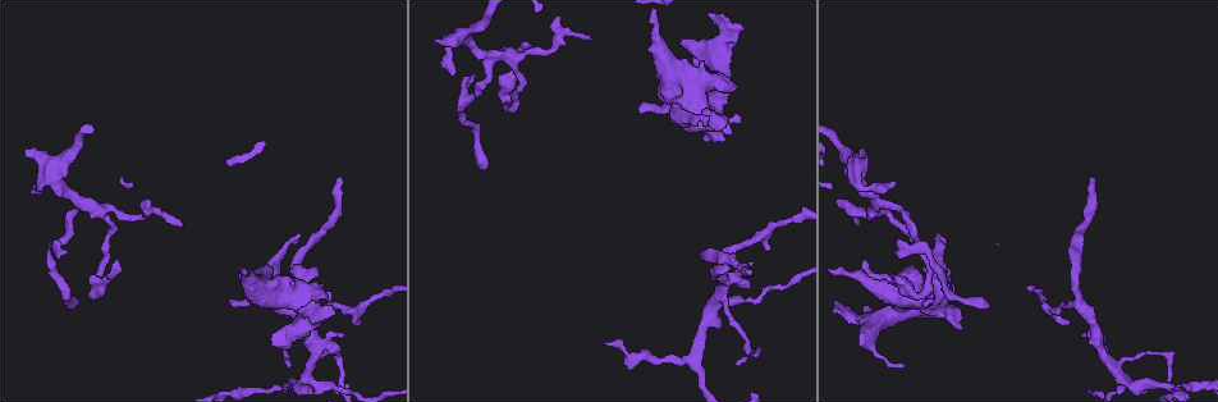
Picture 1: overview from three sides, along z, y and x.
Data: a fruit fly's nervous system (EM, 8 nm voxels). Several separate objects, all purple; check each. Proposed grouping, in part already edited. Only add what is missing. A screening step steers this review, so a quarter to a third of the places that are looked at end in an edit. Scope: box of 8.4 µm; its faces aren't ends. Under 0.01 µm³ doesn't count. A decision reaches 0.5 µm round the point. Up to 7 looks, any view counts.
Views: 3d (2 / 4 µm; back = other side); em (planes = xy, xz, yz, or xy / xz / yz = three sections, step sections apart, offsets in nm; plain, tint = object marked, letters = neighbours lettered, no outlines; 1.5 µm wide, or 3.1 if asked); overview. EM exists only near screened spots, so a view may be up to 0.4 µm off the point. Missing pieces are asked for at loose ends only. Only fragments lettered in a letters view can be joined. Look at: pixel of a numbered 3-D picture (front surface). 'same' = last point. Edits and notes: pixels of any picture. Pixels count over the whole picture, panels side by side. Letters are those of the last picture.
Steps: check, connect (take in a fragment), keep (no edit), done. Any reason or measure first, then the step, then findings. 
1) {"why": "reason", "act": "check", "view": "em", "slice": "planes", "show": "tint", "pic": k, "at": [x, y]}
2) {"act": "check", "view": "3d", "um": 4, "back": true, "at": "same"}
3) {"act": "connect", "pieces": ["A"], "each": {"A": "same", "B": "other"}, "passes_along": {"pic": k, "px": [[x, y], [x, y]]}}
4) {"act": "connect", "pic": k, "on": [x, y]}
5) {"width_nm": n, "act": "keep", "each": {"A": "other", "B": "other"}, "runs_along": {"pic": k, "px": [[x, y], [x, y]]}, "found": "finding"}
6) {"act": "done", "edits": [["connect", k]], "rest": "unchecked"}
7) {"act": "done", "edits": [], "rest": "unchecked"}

{"why": "long arm stops here", "act": "check", "view": "em", "slice": "yz", "step": 8, "show": "letters", "pic": 1, "at": [1093, 180]}

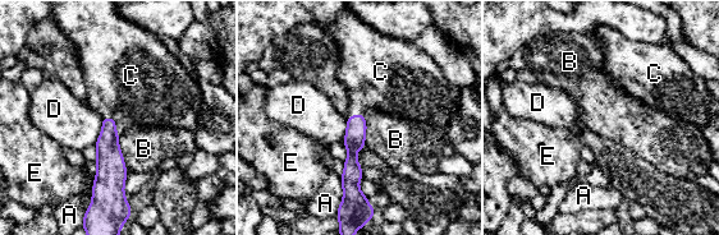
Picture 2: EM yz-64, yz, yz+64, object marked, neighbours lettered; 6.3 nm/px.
{"act": "check", "view": "em", "slice": "planes", "show": "letters", "at": "same"}

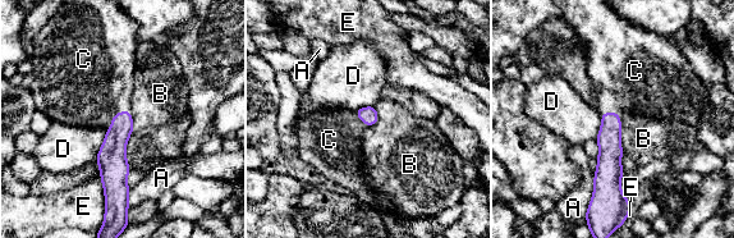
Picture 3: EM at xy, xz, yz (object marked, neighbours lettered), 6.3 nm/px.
{"act": "connect", "pieces": ["C"], "each": {"A": "other", "B": "other", "C": "same", "D": "other", "E": "other"}, "passes_along": {"pic": 3, "px": [[111, 155], [114, 115], [88, 85]]}, "found": "it goes on there"}

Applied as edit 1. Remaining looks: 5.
{"act": "check", "view": "overview"}

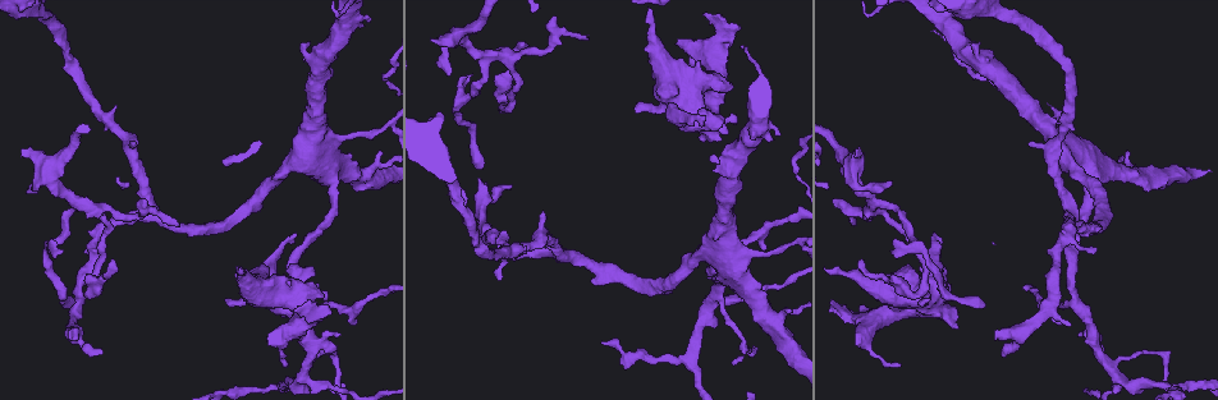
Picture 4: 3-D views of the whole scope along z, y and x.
{"why": "branch stops here", "act": "check", "view": "em", "slice": "xz", "step": 4, "show": "letters", "pic": 4, "at": [702, 119]}

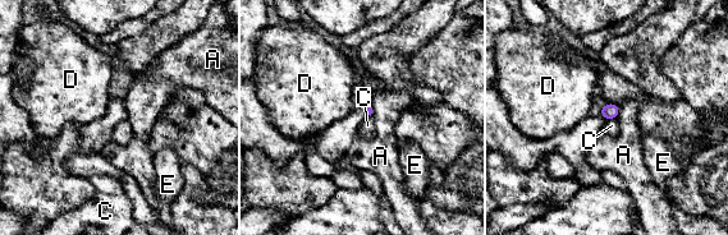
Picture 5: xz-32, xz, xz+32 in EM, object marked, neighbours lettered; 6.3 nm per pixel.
{"act": "keep", "each": {"A": "other", "C": "other", "D": "other", "E": "other"}, "found": "no lettered fragment goes on from it"}

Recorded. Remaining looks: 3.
{"why": "branch stops here", "act": "check", "view": "3d", "um": 2, "pic": 4, "at": [434, 38]}

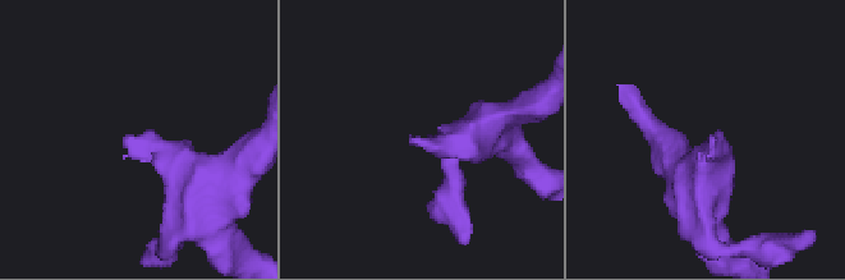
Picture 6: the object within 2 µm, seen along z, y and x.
{"why": "need the tissue", "act": "check", "view": "em", "slice": "planes", "show": "plain", "pic": 6, "at": [711, 139]}

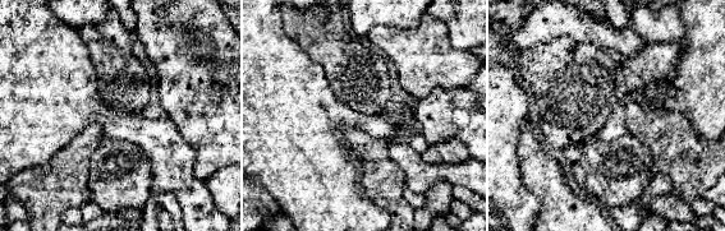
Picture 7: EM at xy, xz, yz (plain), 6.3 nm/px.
{"why": "see the neighbours", "act": "check", "view": "em", "slice": "planes", "show": "letters", "at": "same"}

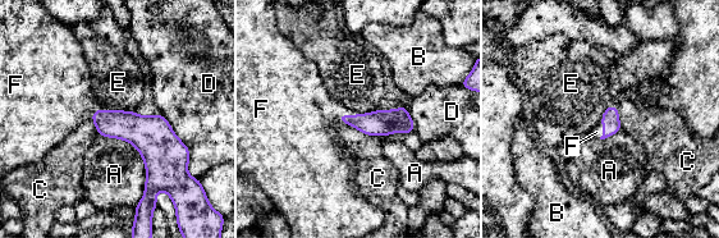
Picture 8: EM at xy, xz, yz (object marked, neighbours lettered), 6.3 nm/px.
{"act": "connect", "pieces": ["F"], "each": {"A": "other", "B": "other", "C": "other", "D": "other", "E": "other", "F": "same"}, "passes_along": {"pic": 8, "px": [[383, 122], [347, 115], [307, 111]]}, "found": "the neuron continues"}

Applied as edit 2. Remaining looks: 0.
{"act": "done", "edits": [["connect", 3], ["connect", 8]], "rest": "unchecked"}

